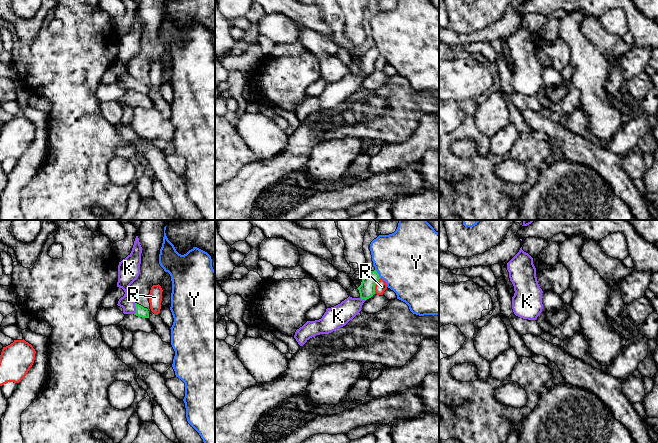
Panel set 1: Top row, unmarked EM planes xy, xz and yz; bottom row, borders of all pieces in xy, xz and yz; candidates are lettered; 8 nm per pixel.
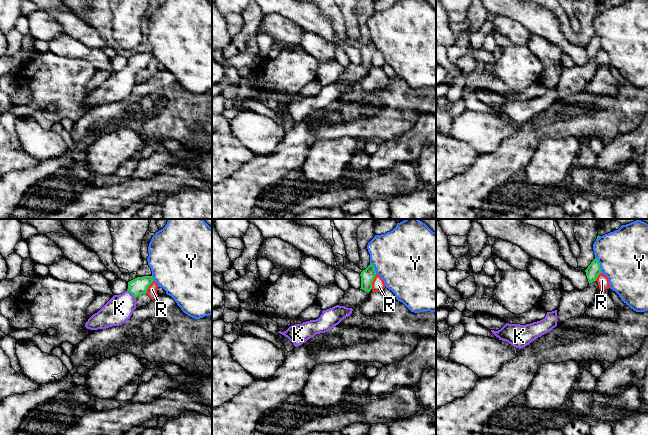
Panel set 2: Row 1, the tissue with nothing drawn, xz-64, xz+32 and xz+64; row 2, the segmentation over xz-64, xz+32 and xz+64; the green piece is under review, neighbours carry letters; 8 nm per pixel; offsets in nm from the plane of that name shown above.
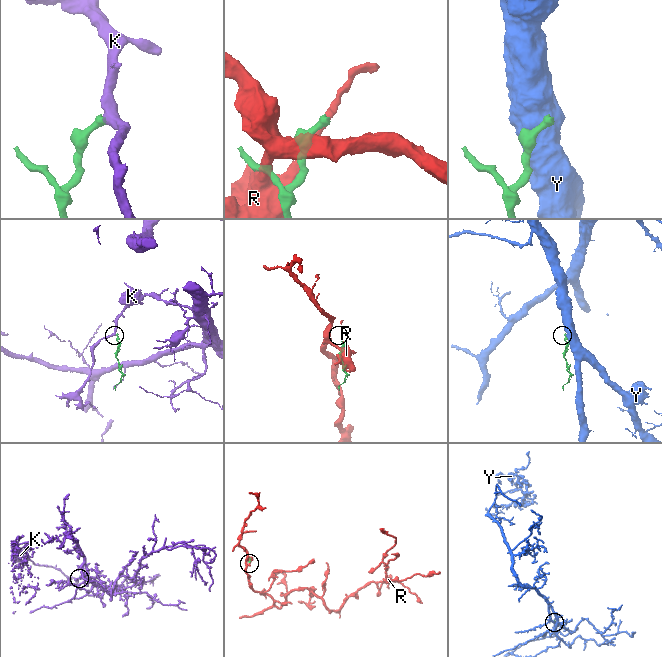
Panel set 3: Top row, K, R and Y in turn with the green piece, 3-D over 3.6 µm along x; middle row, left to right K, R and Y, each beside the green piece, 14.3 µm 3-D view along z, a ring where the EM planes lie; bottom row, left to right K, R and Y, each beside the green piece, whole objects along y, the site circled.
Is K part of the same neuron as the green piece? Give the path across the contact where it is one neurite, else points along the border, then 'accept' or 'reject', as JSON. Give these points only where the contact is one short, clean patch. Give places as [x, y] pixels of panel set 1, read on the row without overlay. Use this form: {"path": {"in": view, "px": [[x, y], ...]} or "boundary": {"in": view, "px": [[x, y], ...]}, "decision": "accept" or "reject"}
{"path": {"in": "xy", "px": [[142, 88], [136, 85], [126, 75], [125, 56]]}, "decision": "accept"}

